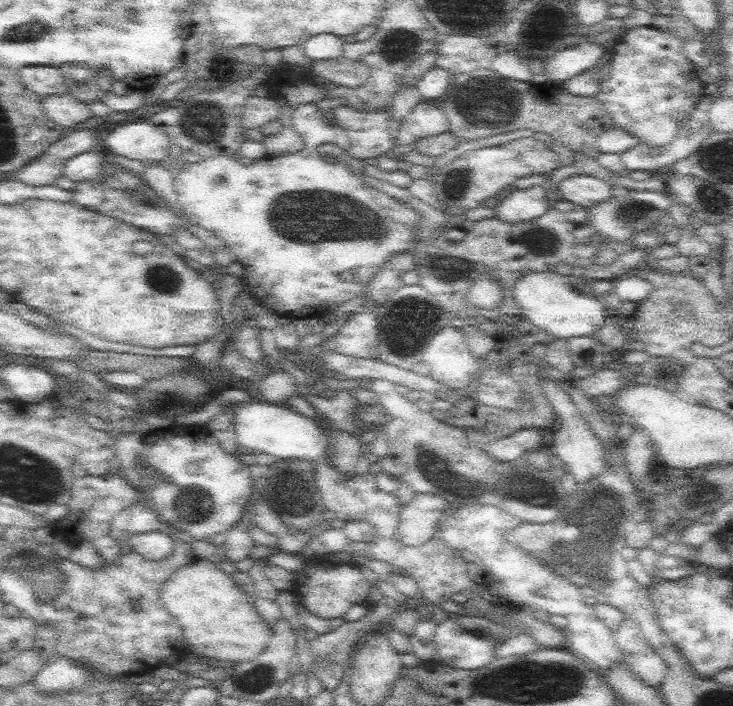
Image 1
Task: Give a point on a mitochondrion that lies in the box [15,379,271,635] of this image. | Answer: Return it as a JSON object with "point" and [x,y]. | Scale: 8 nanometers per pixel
{"point":[195,502]}

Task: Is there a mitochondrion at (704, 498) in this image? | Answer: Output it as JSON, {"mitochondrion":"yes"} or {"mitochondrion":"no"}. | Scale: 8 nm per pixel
{"mitochondrion":"yes"}

